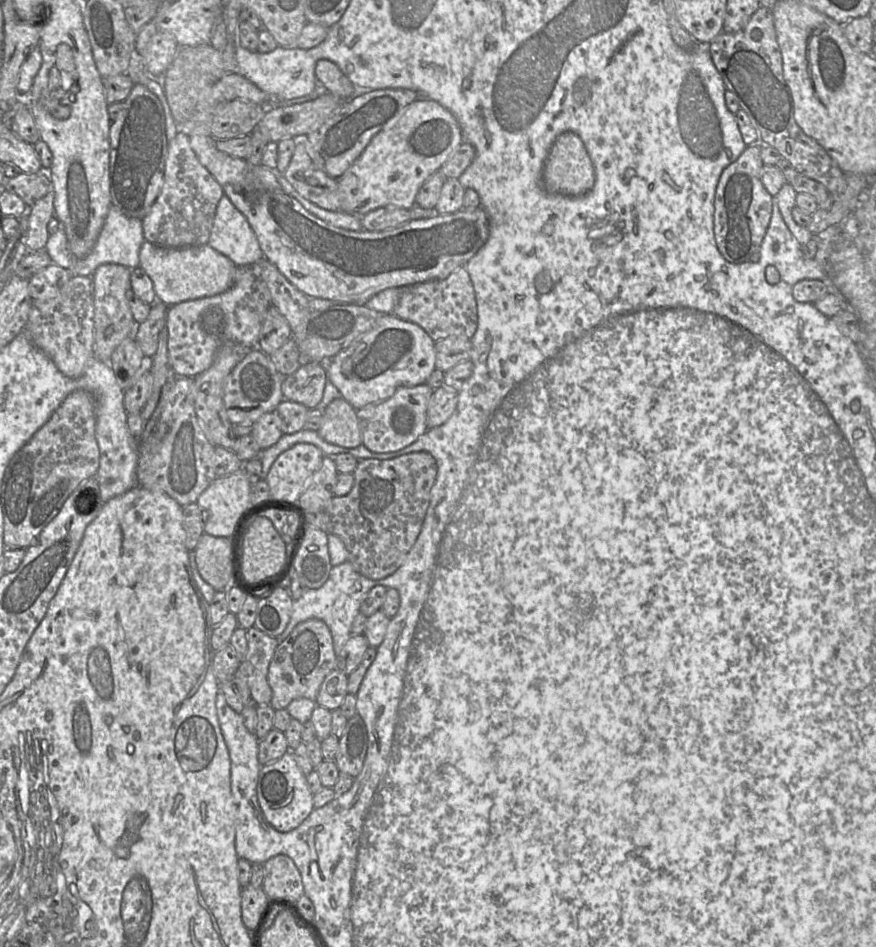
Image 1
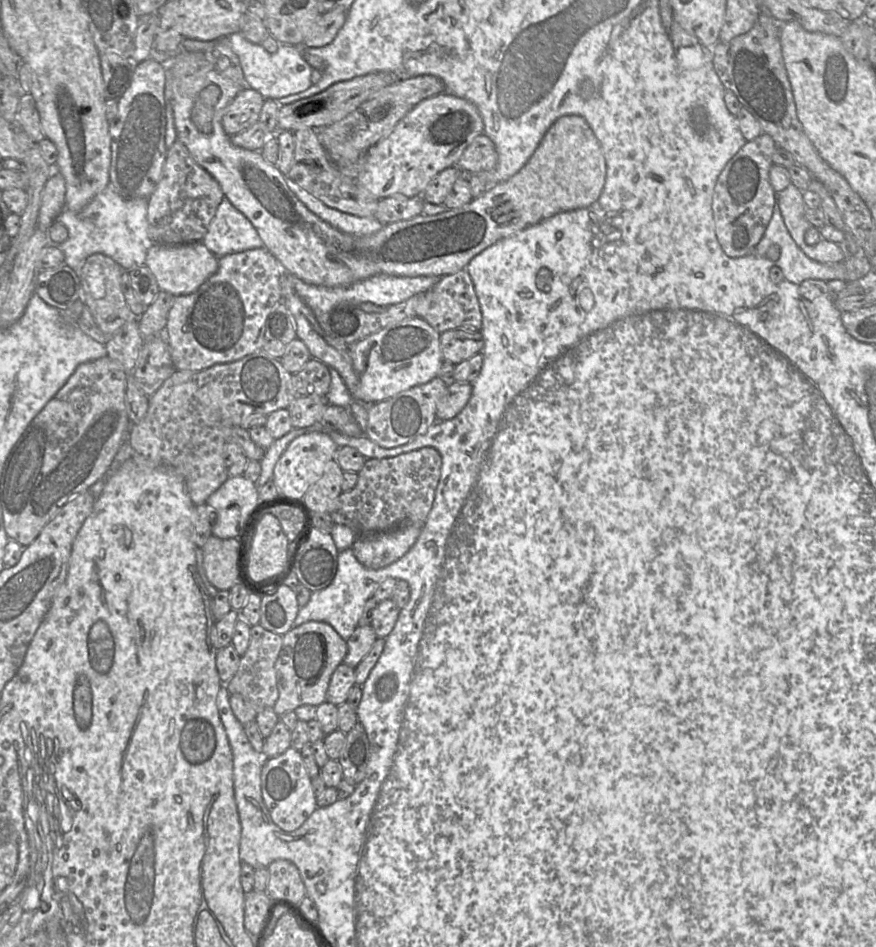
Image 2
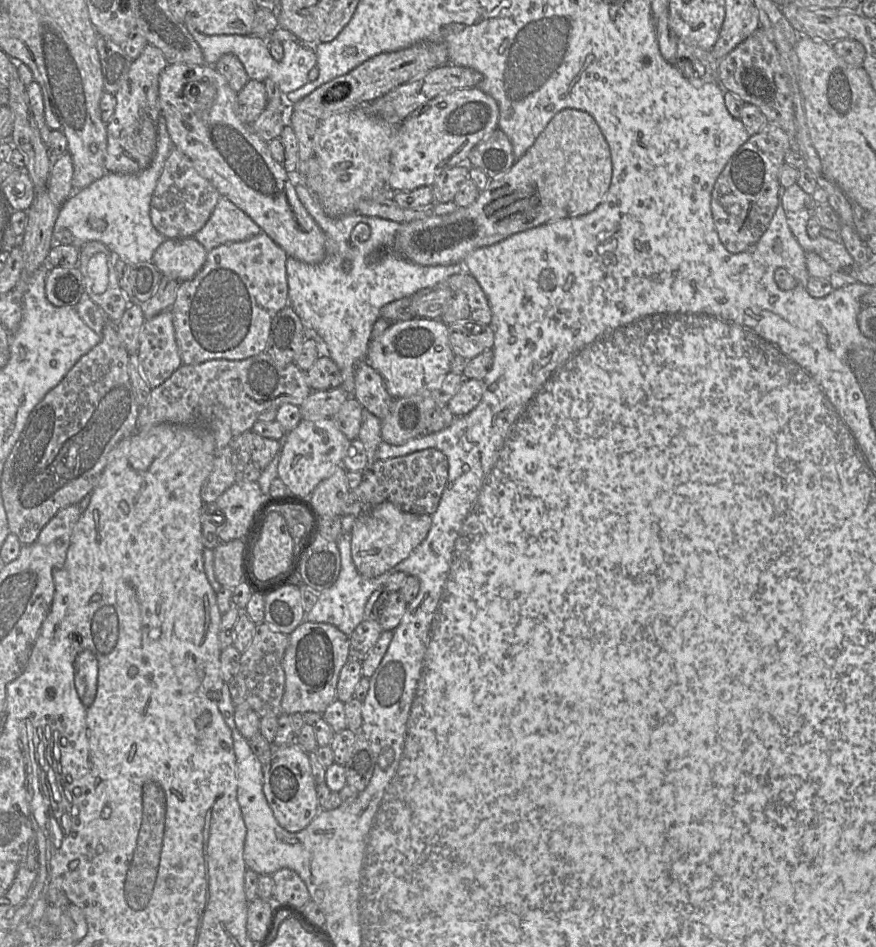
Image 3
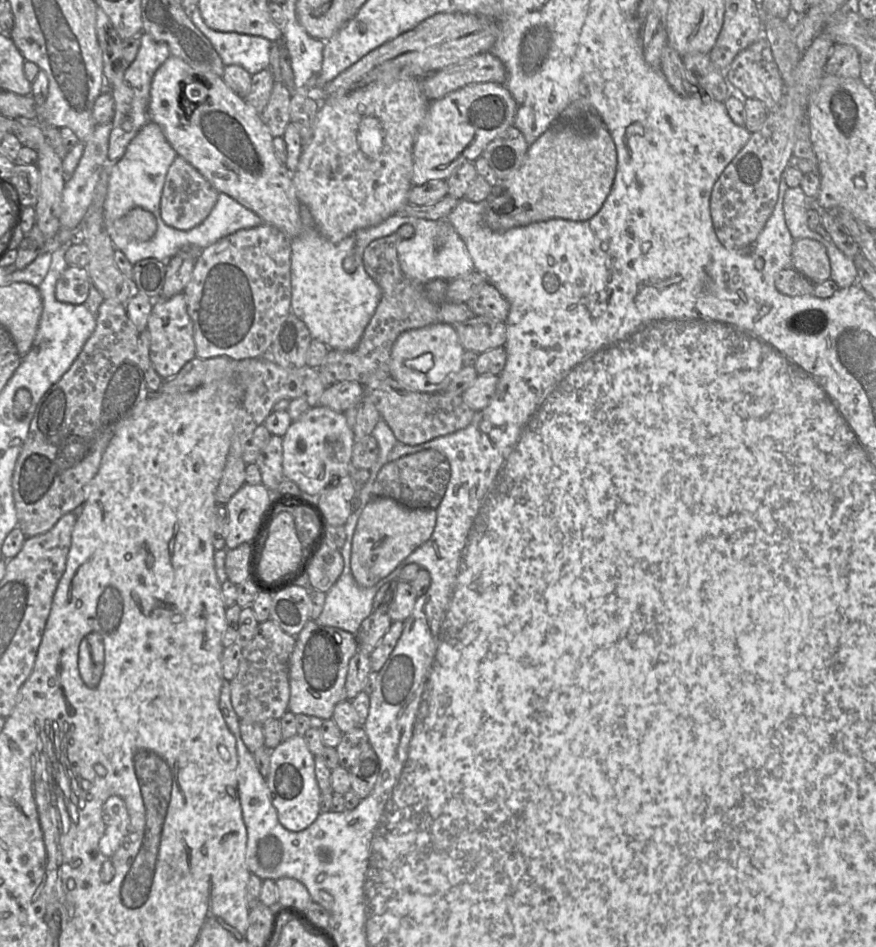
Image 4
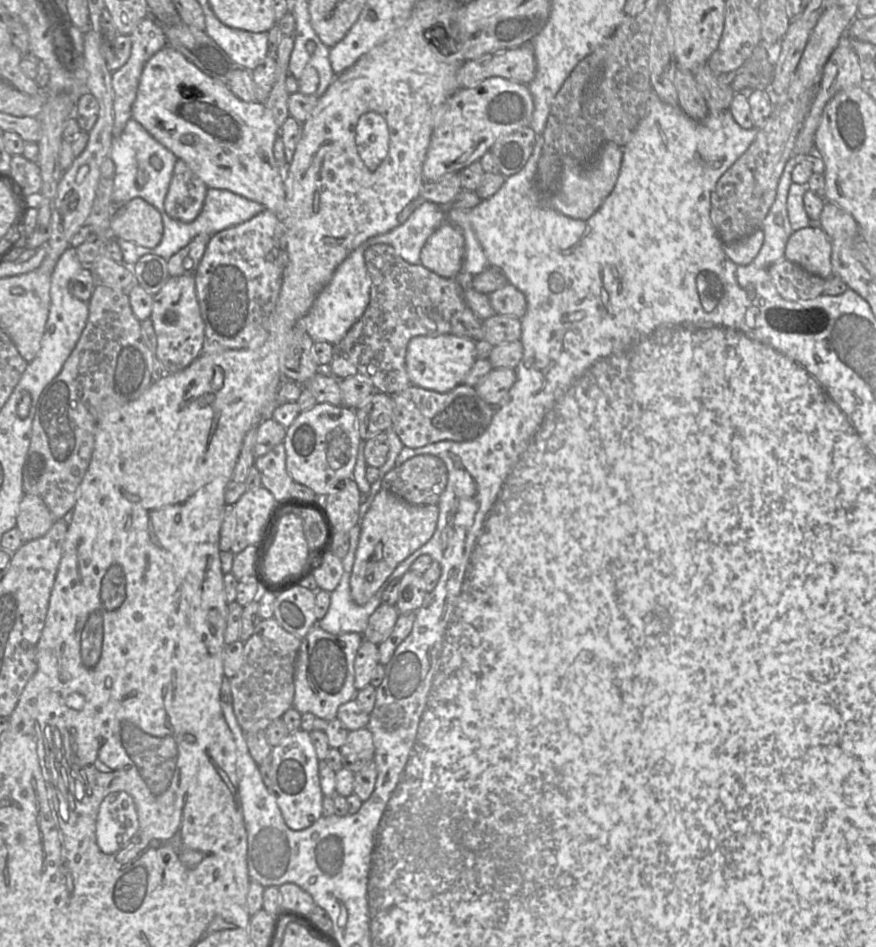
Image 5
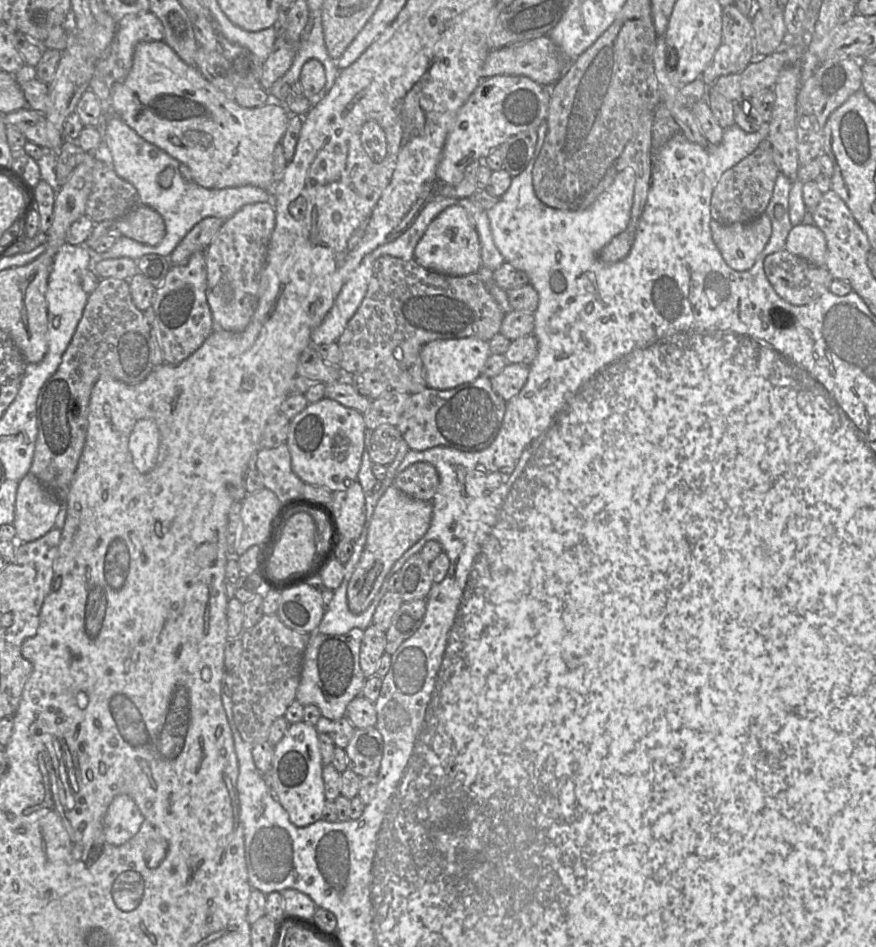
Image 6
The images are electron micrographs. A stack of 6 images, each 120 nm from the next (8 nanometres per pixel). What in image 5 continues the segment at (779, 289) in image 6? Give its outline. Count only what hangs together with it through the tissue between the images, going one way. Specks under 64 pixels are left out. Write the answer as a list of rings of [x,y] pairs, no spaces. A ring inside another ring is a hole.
[[[787,259],[773,263],[768,271],[777,292],[784,299],[806,301],[824,295],[827,279],[809,273]]]

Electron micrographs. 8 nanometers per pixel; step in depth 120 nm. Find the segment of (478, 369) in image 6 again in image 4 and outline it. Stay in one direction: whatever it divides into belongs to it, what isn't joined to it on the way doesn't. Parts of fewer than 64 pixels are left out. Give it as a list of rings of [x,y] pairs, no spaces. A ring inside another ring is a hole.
[[[438,322],[404,331],[392,347],[391,376],[413,391],[444,392],[452,377],[463,367],[462,356],[465,351],[454,326],[447,323]]]

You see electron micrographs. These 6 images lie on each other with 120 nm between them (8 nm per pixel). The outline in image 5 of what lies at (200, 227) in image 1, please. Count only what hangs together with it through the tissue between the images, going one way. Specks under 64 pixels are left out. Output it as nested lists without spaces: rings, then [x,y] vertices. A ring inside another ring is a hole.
[[[178,159],[164,201],[166,213],[184,223],[194,221],[202,210],[207,190],[206,184]]]

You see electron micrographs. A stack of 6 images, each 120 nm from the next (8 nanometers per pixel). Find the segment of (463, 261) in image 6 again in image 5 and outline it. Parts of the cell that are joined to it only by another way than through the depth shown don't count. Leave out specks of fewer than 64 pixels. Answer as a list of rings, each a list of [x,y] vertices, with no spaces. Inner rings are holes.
[[[451,224],[441,225],[426,241],[420,252],[420,263],[445,278],[455,278],[462,271],[465,239],[460,229]]]

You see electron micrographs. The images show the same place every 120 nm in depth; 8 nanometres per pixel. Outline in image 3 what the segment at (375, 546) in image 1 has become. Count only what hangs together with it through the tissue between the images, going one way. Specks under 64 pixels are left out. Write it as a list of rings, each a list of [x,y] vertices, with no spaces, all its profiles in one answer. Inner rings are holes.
[[[427,448],[387,460],[378,459],[363,472],[359,486],[348,494],[342,515],[359,516],[384,501],[392,502],[405,512],[432,515],[448,480],[448,459],[440,450]]]

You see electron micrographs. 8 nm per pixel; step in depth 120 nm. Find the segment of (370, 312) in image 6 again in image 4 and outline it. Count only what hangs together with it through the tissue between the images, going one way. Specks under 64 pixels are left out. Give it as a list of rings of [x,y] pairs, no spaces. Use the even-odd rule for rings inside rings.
[[[406,224],[395,234],[374,240],[365,248],[363,254],[365,270],[380,287],[382,296],[357,347],[350,351],[329,349],[325,360],[317,368],[327,386],[342,381],[356,381],[366,385],[392,377],[391,351],[399,335],[407,330],[438,323],[440,305],[432,303],[426,296],[423,290],[425,284],[417,284],[409,280],[400,267],[397,244],[400,238],[411,238],[414,232],[414,227]]]

